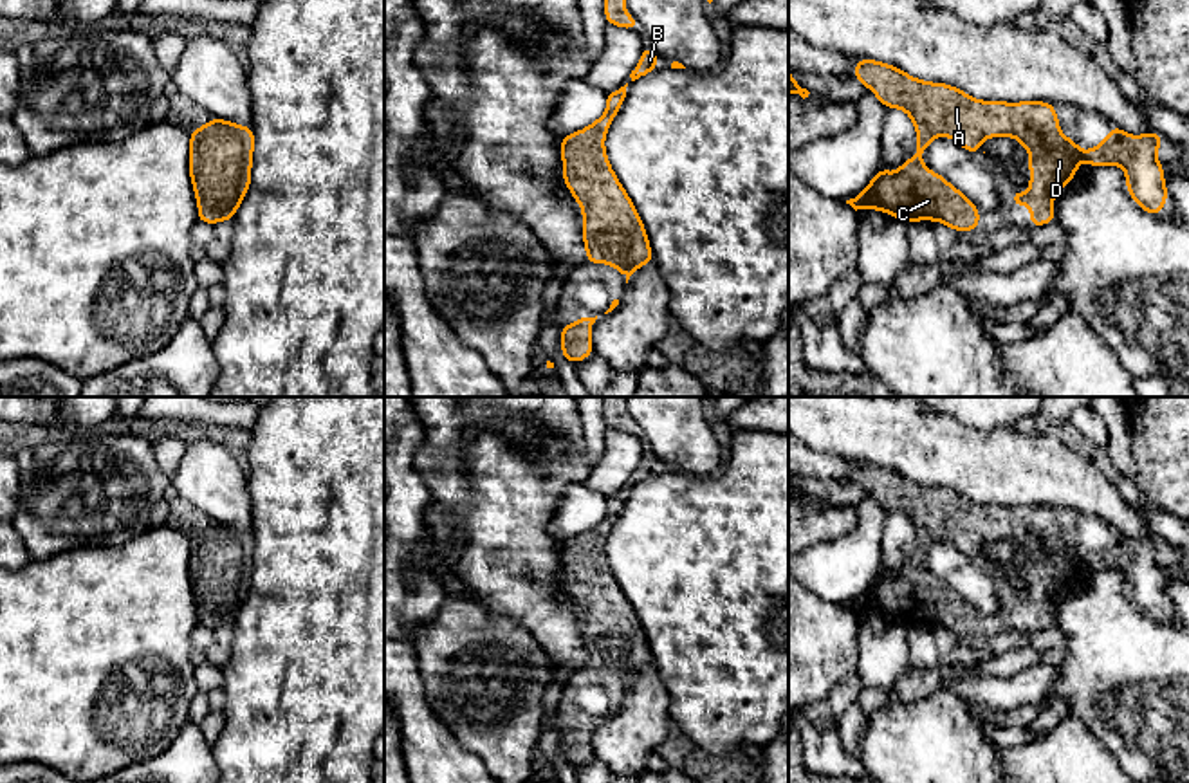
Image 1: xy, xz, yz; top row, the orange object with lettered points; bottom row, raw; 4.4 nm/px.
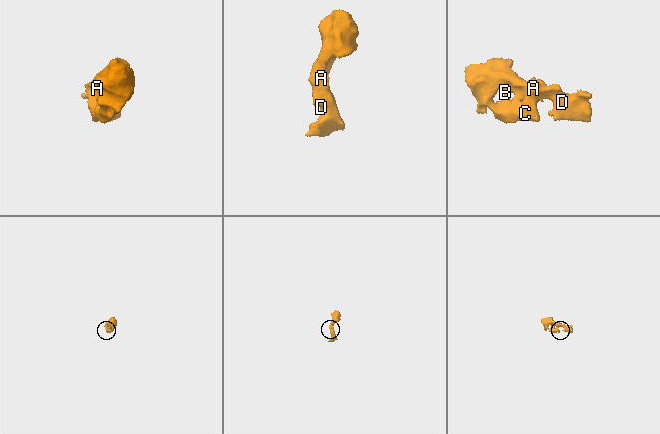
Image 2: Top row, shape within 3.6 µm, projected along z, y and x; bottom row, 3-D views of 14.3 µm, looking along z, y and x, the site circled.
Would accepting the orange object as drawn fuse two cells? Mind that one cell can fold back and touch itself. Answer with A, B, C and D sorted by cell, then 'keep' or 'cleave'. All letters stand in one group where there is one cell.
A B C D | keep

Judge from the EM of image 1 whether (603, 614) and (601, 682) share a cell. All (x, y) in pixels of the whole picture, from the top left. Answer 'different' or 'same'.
same

